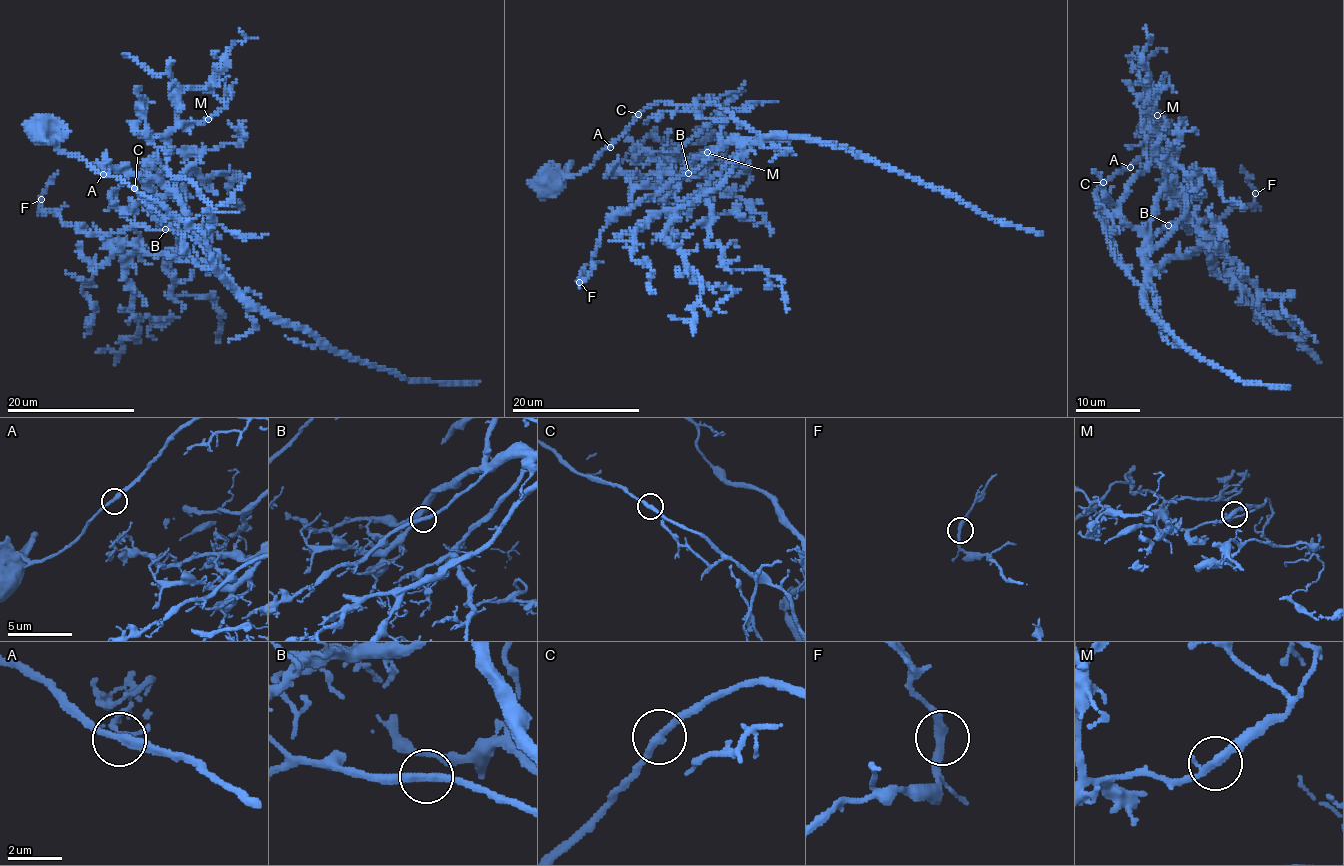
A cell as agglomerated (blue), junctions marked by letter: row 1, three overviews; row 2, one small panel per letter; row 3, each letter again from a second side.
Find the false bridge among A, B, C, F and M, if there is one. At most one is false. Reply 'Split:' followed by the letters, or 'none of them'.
Split: none of them

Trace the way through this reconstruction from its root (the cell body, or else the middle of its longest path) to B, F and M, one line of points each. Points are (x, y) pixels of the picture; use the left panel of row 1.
B: (42, 128), (55, 132), (61, 151), (189, 221), (233, 289), (211, 254), (165, 229)
F: (42, 128), (55, 132), (61, 151), (189, 221), (234, 287), (187, 236), (138, 226), (85, 233), (41, 199)
M: (42, 128), (189, 221), (233, 289), (201, 238), (211, 204), (168, 167), (166, 136), (208, 119)

